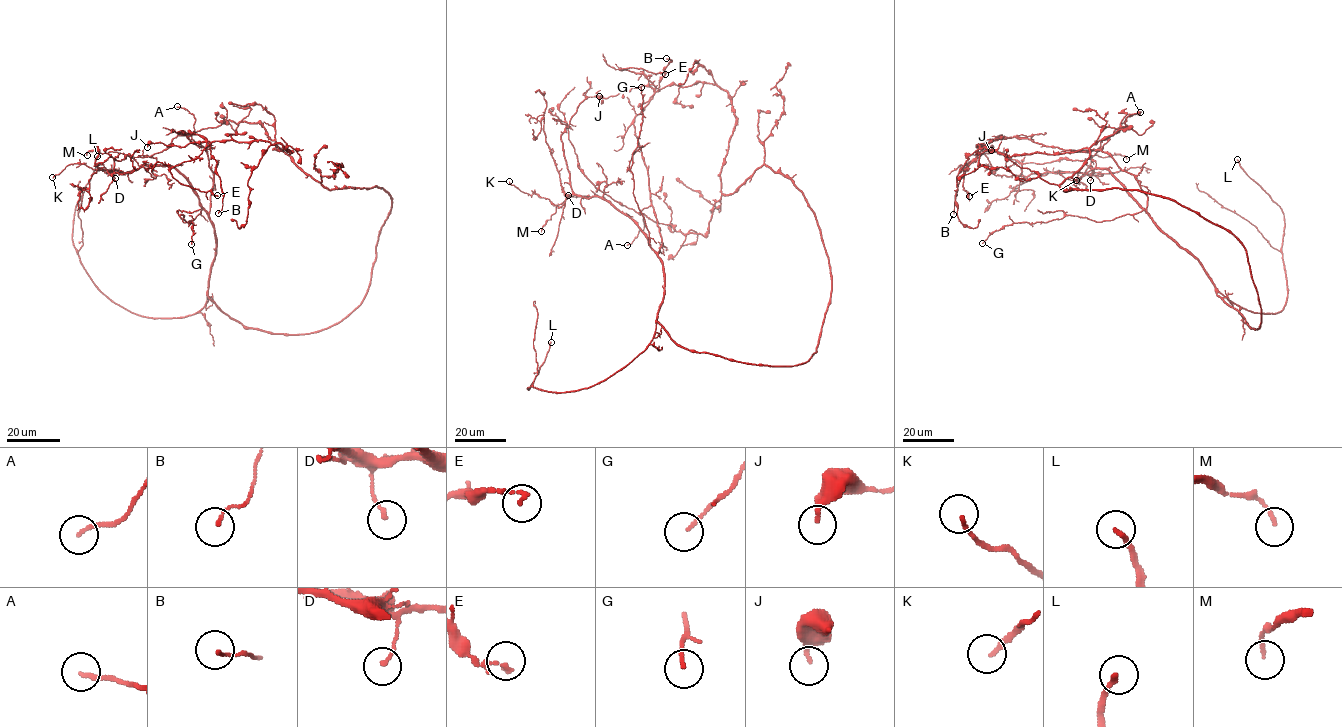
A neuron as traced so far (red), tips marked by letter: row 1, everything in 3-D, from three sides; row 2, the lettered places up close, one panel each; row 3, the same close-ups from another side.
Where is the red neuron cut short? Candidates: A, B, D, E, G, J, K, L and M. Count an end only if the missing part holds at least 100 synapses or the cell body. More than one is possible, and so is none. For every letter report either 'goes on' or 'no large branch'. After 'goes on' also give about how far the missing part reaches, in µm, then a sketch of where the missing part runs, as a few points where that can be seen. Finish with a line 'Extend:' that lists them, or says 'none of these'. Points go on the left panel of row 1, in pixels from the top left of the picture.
A: no large branch
B: no large branch
D: no large branch
E: no large branch
G: no large branch
J: no large branch
K: no large branch
L: goes on; about 80 µm are missing; missing branch runs (97, 156), (99, 151), (144, 120), (164, 116), (183, 116), (218, 101), (232, 104), (240, 98), (242, 101)
M: no large branch
Extend: L

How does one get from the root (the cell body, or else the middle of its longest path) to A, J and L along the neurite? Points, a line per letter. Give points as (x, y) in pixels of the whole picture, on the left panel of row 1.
A: (210, 210), (213, 173), (208, 153), (191, 138), (195, 118), (184, 108), (177, 106)
J: (210, 210), (213, 173), (208, 153), (183, 132), (205, 139), (183, 147), (161, 143), (147, 147)
L: (210, 210), (216, 255), (205, 305), (174, 318), (132, 313), (103, 294), (73, 244), (75, 208), (97, 156)

